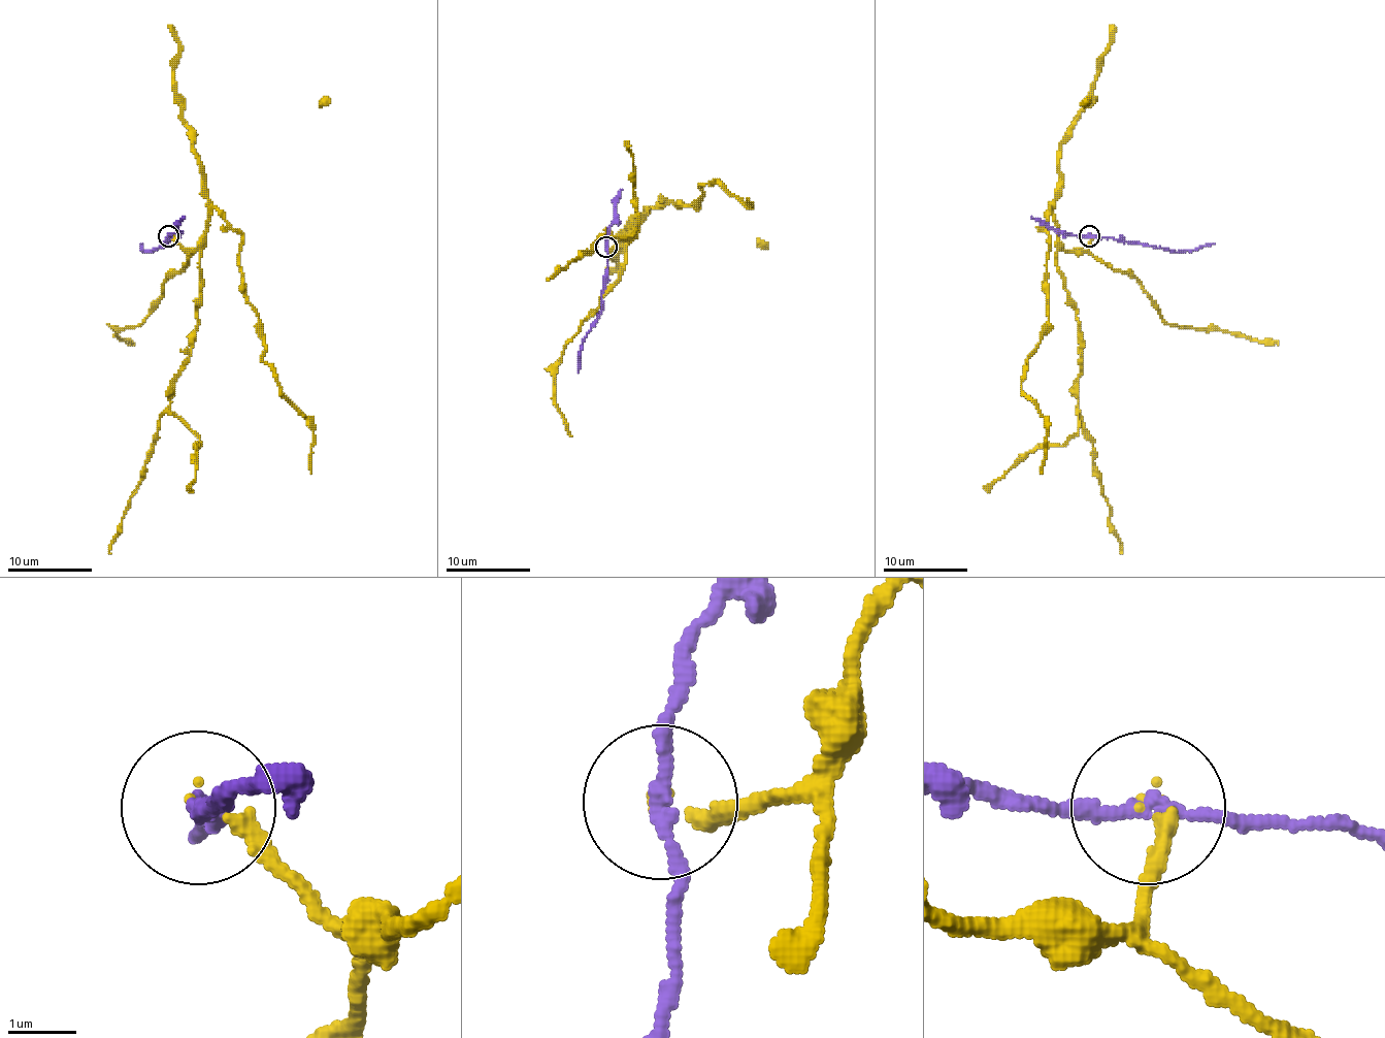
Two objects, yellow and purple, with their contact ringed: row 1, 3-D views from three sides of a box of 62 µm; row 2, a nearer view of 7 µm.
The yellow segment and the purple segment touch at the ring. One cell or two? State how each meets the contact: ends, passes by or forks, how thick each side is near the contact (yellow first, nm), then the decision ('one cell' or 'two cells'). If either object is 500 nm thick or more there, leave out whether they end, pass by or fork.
yellow ends | purple passes by | 200/190 nm | two cells

